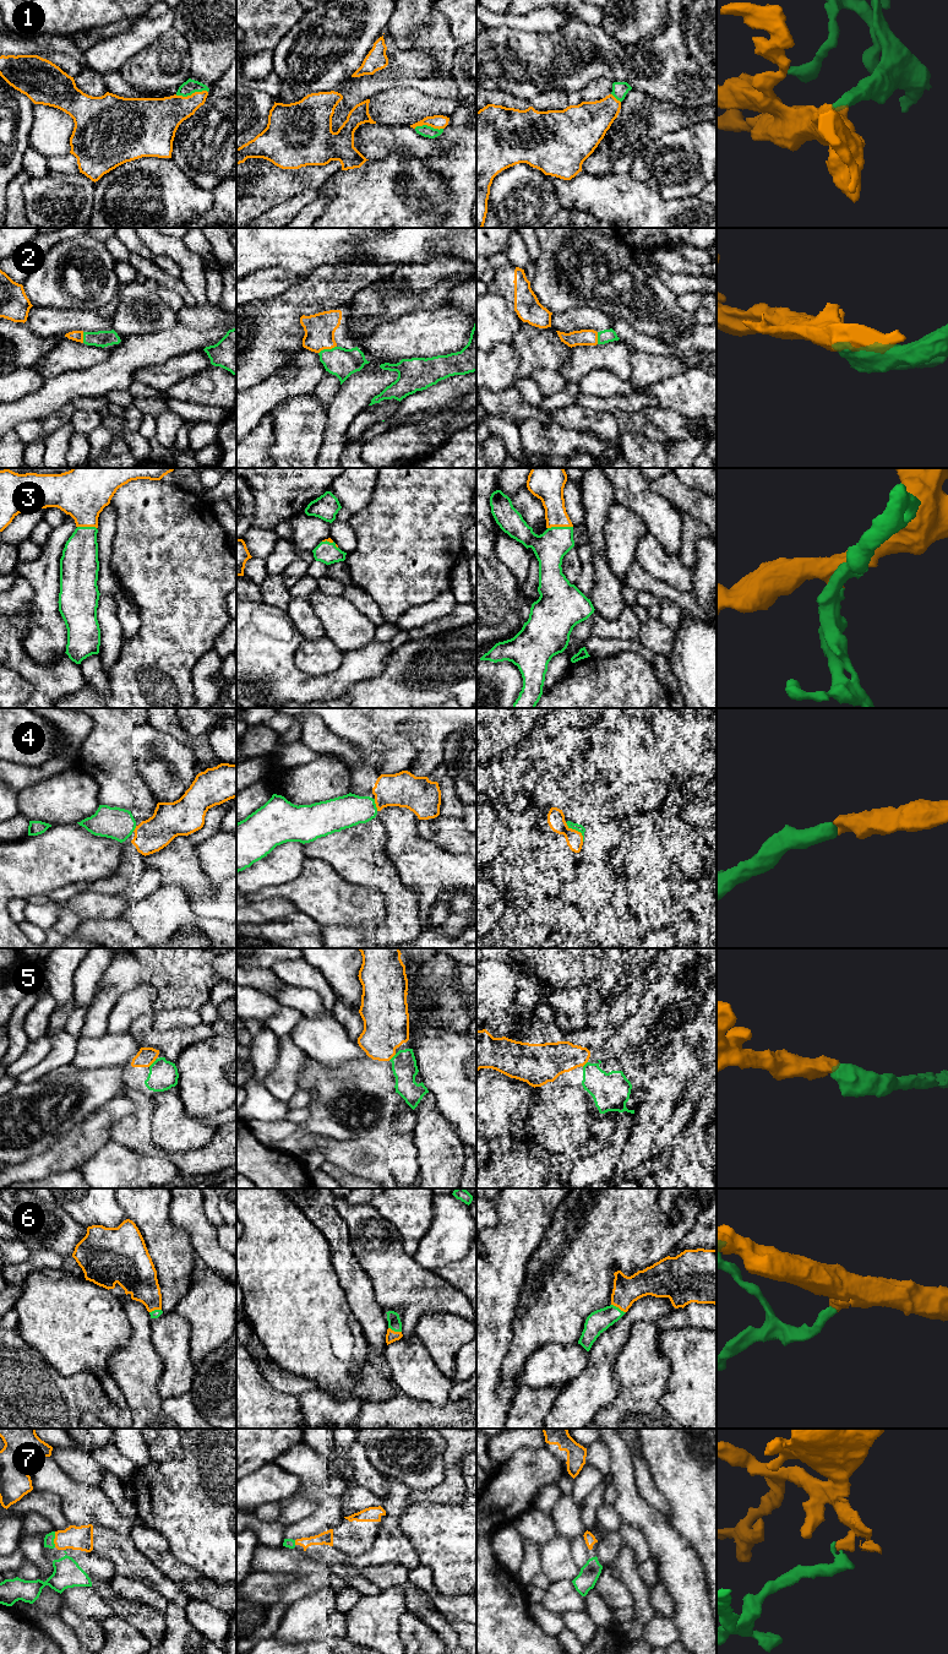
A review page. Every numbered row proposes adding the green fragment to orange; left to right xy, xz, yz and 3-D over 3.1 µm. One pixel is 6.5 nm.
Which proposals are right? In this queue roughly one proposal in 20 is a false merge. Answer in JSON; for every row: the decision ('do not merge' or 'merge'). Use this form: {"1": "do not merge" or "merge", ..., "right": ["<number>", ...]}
{"1": "merge", "2": "merge", "3": "merge", "4": "merge", "5": "merge", "6": "merge", "7": "merge", "right": ["1", "2", "3", "4", "5", "6", "7"]}

